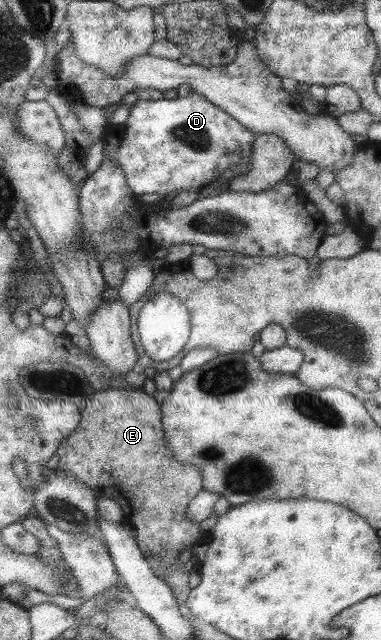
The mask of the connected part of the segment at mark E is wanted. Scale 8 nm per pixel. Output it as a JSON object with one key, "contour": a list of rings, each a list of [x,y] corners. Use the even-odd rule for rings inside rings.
{"contour":[[[114,386],[104,391],[95,391],[81,410],[81,420],[76,430],[67,434],[58,444],[56,453],[59,456],[58,469],[77,482],[86,484],[97,498],[111,498],[118,502],[129,518],[133,530],[136,531],[138,547],[146,558],[154,556],[163,565],[163,575],[160,577],[170,586],[180,605],[189,596],[189,574],[181,572],[179,565],[190,549],[204,536],[198,523],[186,517],[186,508],[190,500],[204,490],[202,476],[196,466],[177,462],[166,447],[163,433],[163,416],[154,395],[144,390]]]}

